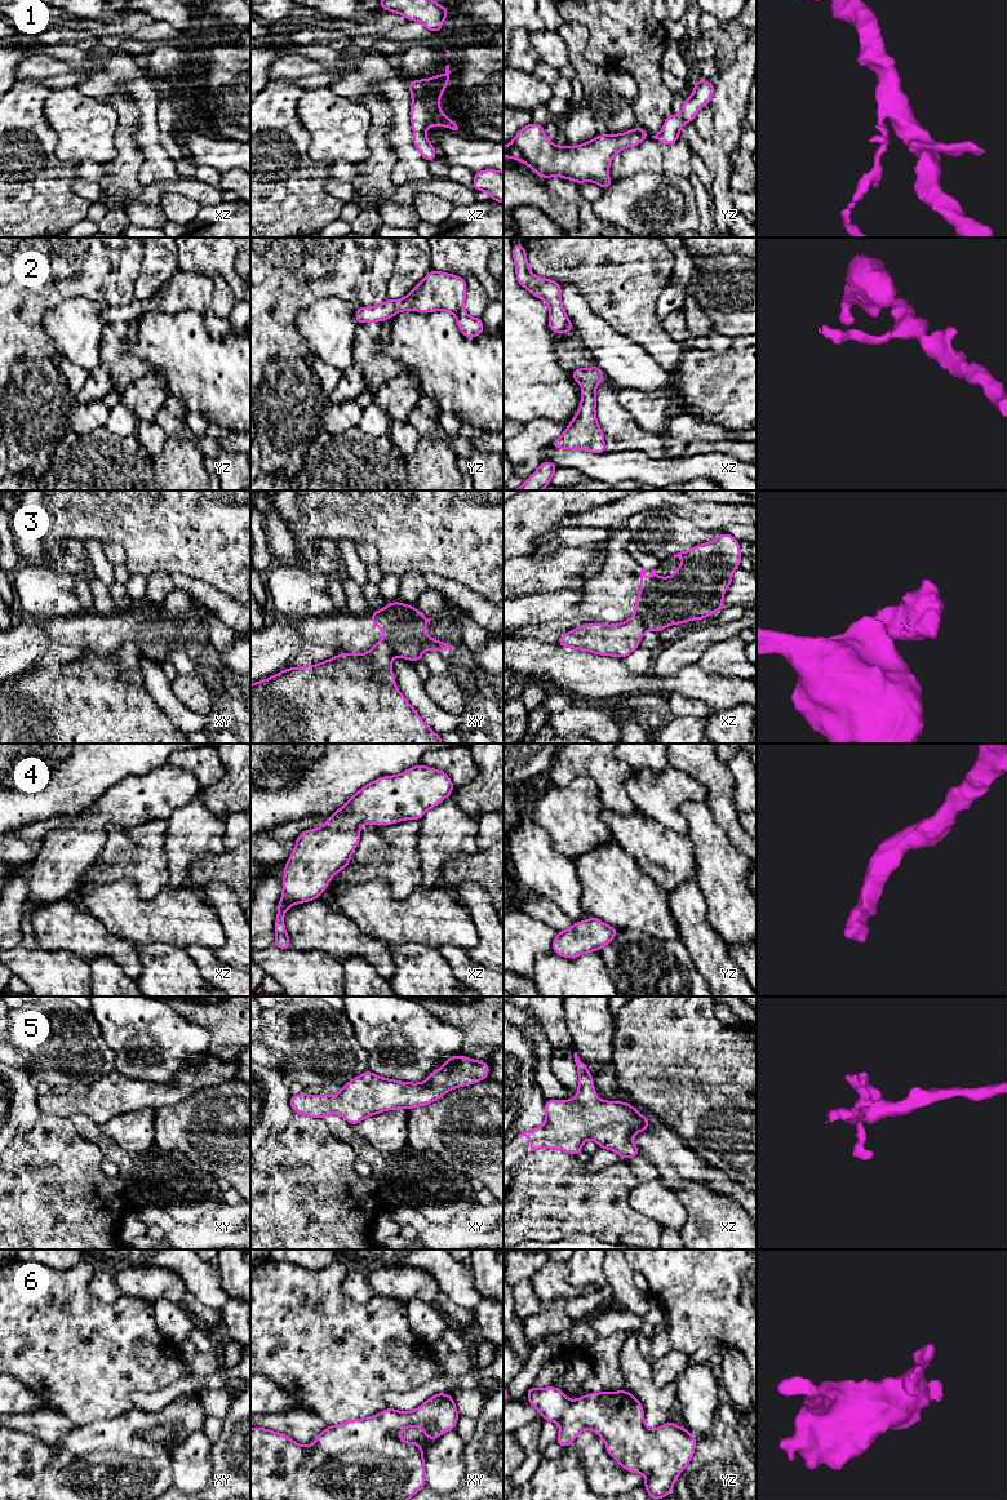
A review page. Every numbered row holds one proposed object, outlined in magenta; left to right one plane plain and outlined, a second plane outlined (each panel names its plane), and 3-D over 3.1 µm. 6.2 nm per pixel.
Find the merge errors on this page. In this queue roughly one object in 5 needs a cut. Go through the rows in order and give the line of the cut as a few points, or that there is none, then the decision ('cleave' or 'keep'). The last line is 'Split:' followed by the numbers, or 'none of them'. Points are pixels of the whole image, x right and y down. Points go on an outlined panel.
1: cut none; keep
2: cut none; keep
3: cut xz (635, 613), (647, 629); cleave
4: cut none; keep
5: cut none; keep
6: cut none; keep
Split: 3

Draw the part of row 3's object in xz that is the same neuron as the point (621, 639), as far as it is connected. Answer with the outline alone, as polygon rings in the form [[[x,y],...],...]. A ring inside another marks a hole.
[[[634,614],[626,622],[616,625],[582,625],[564,634],[556,644],[600,656],[624,658],[639,648],[639,642],[646,631],[647,627],[642,617]]]

